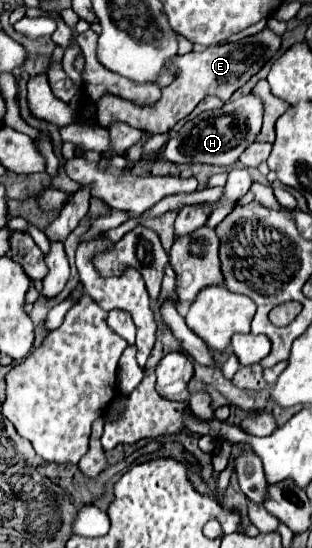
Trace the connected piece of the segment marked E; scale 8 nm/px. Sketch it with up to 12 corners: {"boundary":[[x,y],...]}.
{"boundary":[[270,30],[176,54],[154,106],[114,94],[96,120],[164,134],[214,94],[226,102],[274,56]]}

